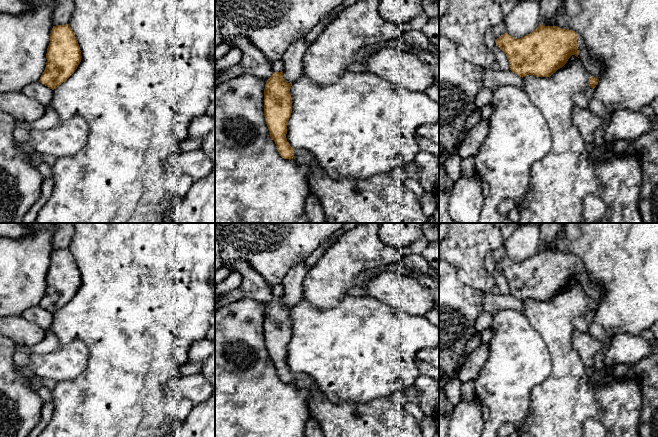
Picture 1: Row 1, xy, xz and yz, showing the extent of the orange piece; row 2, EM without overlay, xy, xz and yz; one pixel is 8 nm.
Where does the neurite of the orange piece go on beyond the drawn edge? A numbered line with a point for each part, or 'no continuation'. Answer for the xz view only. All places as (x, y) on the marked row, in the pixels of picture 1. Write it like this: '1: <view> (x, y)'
1: xz (380, 198)

